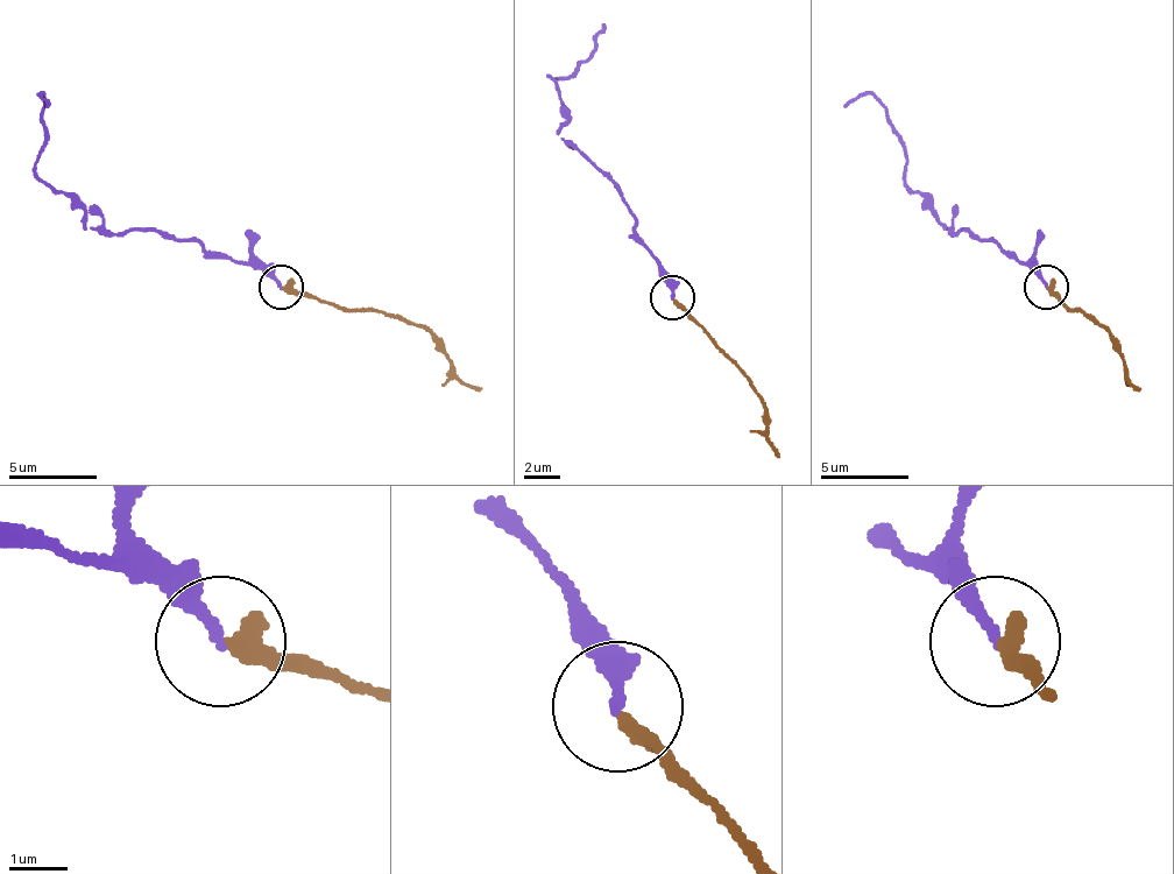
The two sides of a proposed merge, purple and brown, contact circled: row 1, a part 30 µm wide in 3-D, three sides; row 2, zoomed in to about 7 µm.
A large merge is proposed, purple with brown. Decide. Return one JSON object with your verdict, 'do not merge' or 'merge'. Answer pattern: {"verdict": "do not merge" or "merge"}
{"verdict": "do not merge"}

